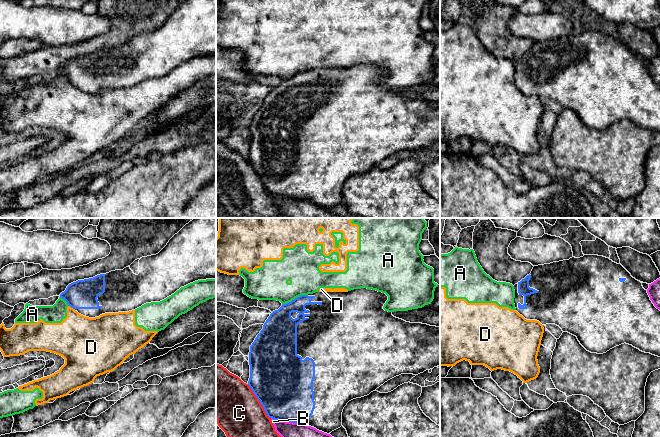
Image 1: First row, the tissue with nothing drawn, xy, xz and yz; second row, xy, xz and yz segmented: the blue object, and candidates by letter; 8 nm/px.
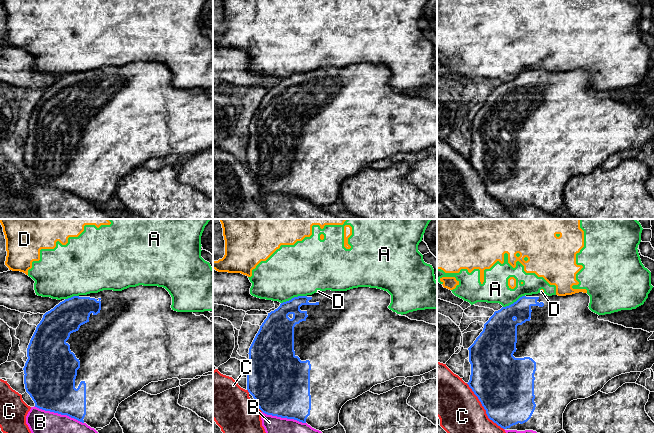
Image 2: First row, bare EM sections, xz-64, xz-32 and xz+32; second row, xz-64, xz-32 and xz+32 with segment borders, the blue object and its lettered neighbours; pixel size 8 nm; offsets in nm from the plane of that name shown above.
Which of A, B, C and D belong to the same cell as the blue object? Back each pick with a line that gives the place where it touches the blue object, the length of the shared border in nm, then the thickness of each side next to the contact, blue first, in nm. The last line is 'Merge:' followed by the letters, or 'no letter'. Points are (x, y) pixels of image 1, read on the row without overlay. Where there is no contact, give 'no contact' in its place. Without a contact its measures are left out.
Merge: no letter

